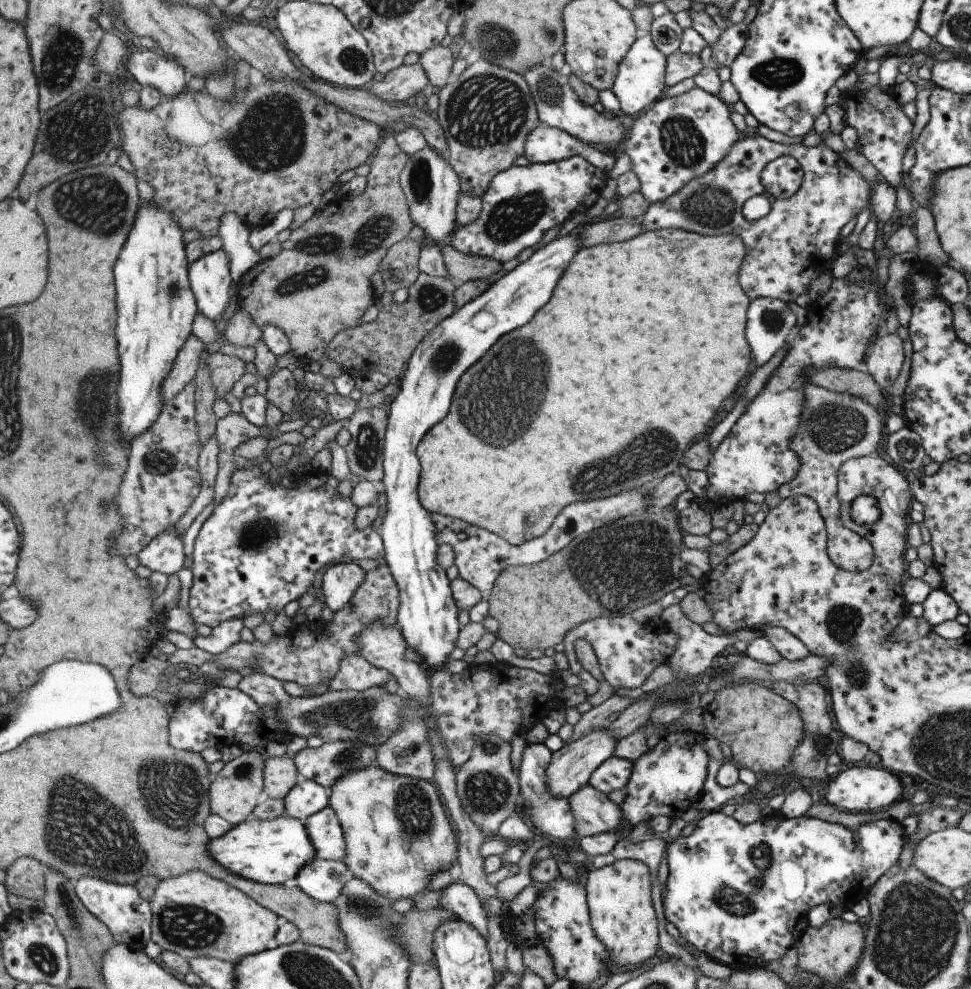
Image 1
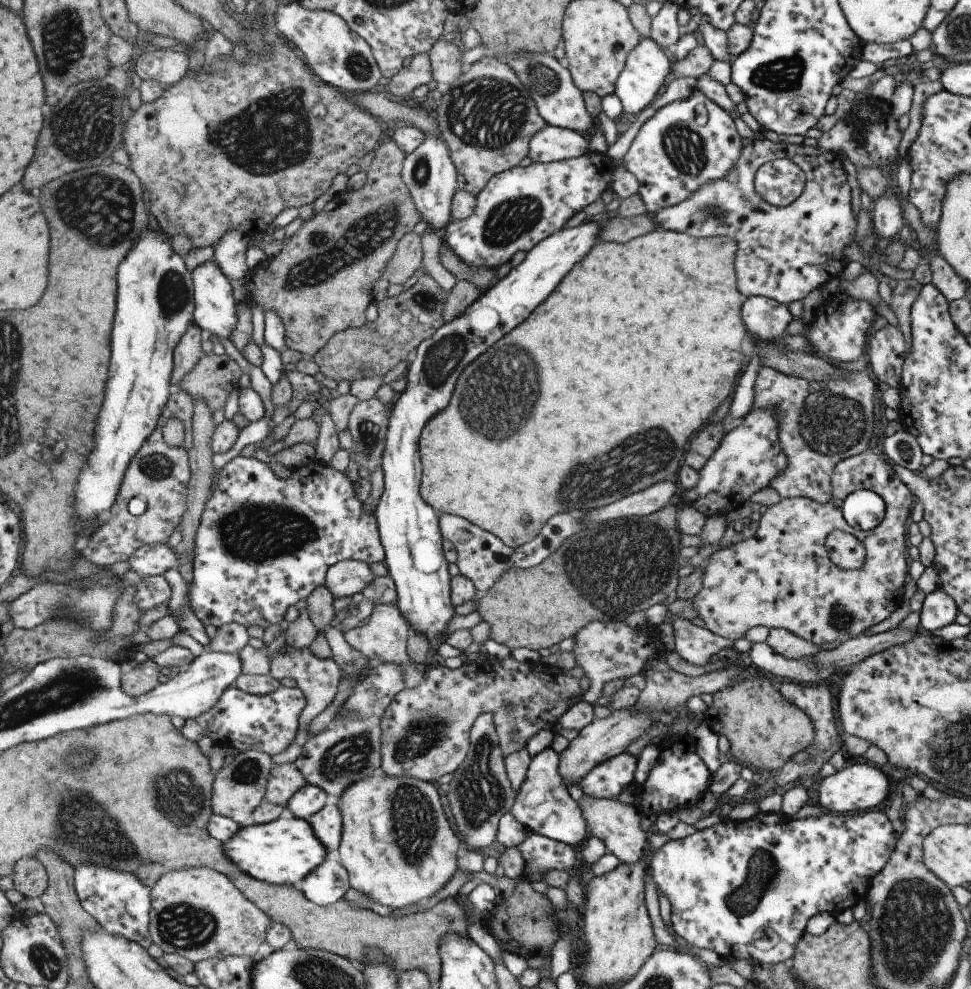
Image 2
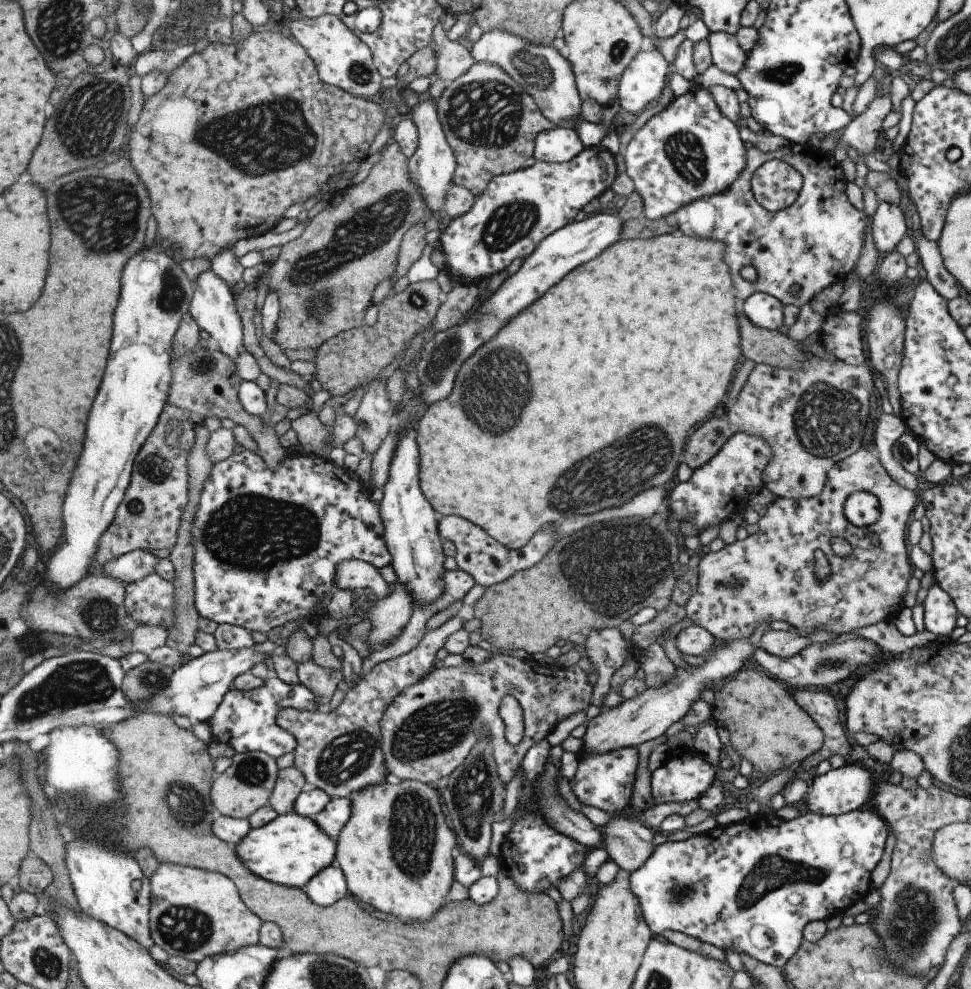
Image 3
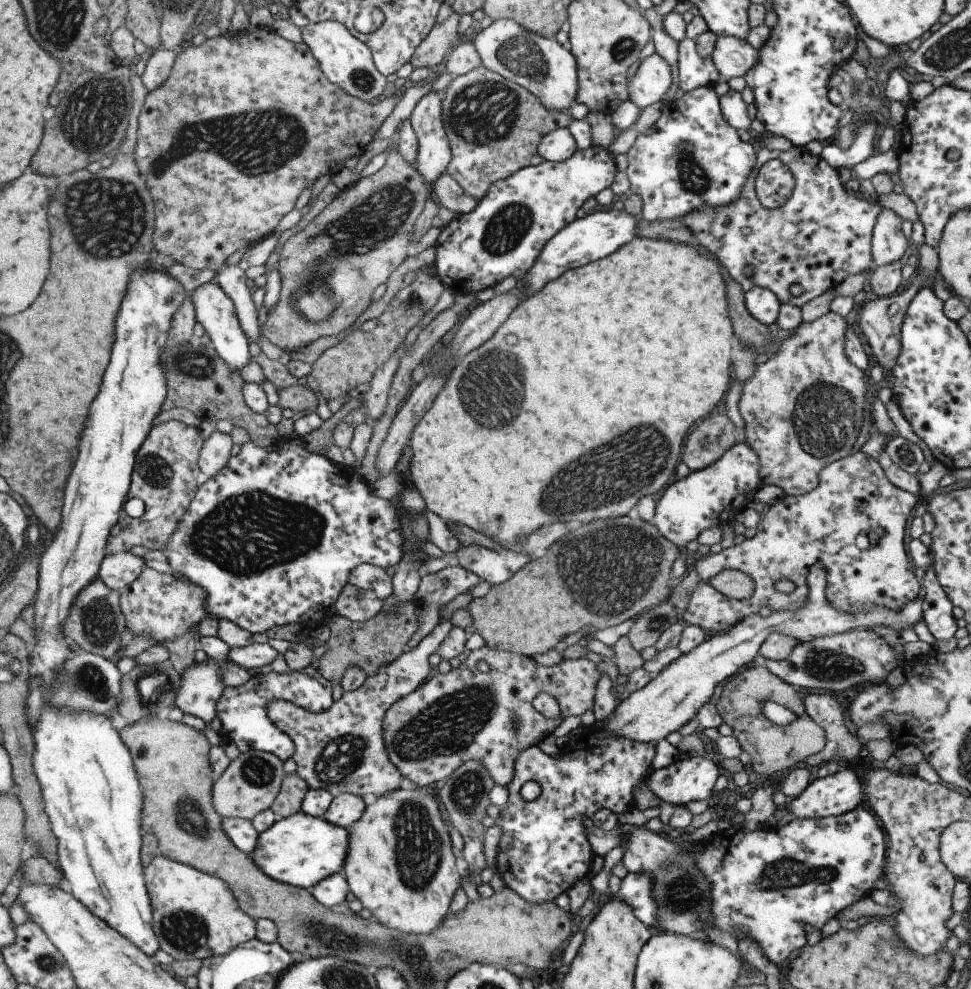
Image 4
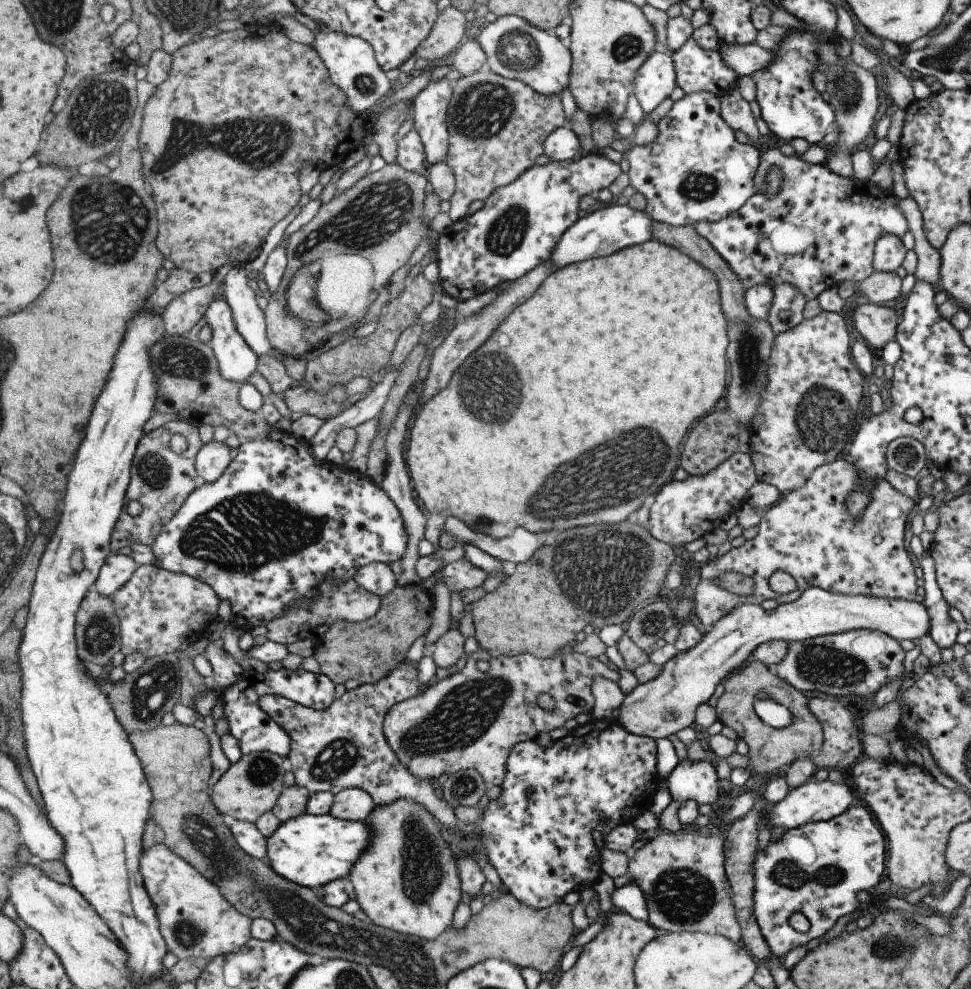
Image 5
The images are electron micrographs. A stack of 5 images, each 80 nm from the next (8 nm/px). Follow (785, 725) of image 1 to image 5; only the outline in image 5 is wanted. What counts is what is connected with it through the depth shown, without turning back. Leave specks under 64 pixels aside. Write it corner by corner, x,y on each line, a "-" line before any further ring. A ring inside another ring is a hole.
755,659
737,672
729,673
722,682
724,691
714,707
717,718
723,725
732,728
738,739
748,748
749,768
757,774
767,774
781,766
787,766
794,760
807,758
816,754
822,745
822,728
807,708
808,694
795,690
794,686
781,680
771,668
-
763,692
767,698
782,704
793,715
789,726
773,728
765,724
753,710
755,694

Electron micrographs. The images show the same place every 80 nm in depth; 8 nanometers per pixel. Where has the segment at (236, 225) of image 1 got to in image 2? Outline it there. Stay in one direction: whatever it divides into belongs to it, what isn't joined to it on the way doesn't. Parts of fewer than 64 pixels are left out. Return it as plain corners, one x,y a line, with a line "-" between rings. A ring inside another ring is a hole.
231,230
215,248
213,258
227,278
243,279
247,270
250,270
247,264
249,239
251,237
242,231

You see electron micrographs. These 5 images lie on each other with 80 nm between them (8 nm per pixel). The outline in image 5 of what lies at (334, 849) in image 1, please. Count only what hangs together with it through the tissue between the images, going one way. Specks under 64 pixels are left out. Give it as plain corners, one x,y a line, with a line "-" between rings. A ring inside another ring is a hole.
350,788
335,795
330,814
346,821
366,821
377,805
374,798
363,789

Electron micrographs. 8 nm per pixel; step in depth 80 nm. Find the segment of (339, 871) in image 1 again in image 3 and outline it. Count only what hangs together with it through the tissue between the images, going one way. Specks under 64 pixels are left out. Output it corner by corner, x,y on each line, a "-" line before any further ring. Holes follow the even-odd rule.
337,863
316,874
302,889
313,902
324,907
333,906
351,894
346,874

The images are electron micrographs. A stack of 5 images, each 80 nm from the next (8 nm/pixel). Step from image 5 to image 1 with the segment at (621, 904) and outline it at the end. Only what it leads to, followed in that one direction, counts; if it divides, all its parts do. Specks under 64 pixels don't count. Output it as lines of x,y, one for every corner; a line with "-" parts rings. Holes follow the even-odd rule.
719,811
706,813
689,836
677,837
665,847
667,878
663,892
663,916
670,930
712,961
745,971
779,960
808,928
807,914
819,904
849,908
869,893
873,882
895,864
906,834
900,822
879,819
850,830
817,818
784,818
767,814
750,824
738,824
-
754,881
758,881
758,889

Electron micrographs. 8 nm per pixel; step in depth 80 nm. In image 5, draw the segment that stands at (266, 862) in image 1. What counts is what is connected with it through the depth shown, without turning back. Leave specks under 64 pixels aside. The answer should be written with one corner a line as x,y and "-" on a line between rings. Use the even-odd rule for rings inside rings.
307,812
282,822
267,841
268,860
275,872
291,882
314,890
328,882
350,878
355,862
370,845
372,836
366,821
355,822
333,815
312,815

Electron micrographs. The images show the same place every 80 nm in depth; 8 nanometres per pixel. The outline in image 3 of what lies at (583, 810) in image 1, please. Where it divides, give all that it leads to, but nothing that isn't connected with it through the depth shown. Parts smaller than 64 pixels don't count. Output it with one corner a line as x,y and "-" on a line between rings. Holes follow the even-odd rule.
627,803
621,811
599,826
602,846
618,868
634,871
657,846
657,832
643,824
642,811

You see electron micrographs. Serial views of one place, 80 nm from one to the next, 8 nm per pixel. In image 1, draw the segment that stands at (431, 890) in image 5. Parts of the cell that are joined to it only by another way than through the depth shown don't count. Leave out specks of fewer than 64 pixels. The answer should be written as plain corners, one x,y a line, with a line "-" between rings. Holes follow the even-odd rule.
376,764
363,770
353,770
339,778
330,796
330,806
338,815
346,834
347,856
343,862
355,874
355,878
367,882
375,892
391,900
410,898
415,901
431,890
431,874
435,876
437,872
449,870
455,864
457,840
453,838
449,820
439,804
437,790
431,781
397,776

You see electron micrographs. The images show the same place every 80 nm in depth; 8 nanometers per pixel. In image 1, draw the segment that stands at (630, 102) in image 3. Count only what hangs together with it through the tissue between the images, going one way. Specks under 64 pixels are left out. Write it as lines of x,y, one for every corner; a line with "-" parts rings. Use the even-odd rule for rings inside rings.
638,33
635,42
629,46
629,50
617,66
617,74
611,88
619,102
620,110
634,118
660,99
660,95
667,89
664,82
666,64
666,57
655,48
650,34

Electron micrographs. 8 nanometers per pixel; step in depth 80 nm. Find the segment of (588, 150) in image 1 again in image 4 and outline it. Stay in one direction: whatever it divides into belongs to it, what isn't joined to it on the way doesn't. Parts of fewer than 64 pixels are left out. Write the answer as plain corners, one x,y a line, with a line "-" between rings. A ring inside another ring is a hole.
559,127
545,133
539,139
536,154
544,161
564,161
576,150
575,141
569,130

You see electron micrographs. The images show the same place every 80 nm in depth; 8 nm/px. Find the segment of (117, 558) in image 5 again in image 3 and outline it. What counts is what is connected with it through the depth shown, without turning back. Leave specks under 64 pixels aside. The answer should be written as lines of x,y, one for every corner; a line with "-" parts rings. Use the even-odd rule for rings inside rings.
137,549
103,566
106,576
123,579
127,584
144,579
156,572
160,558
149,549

